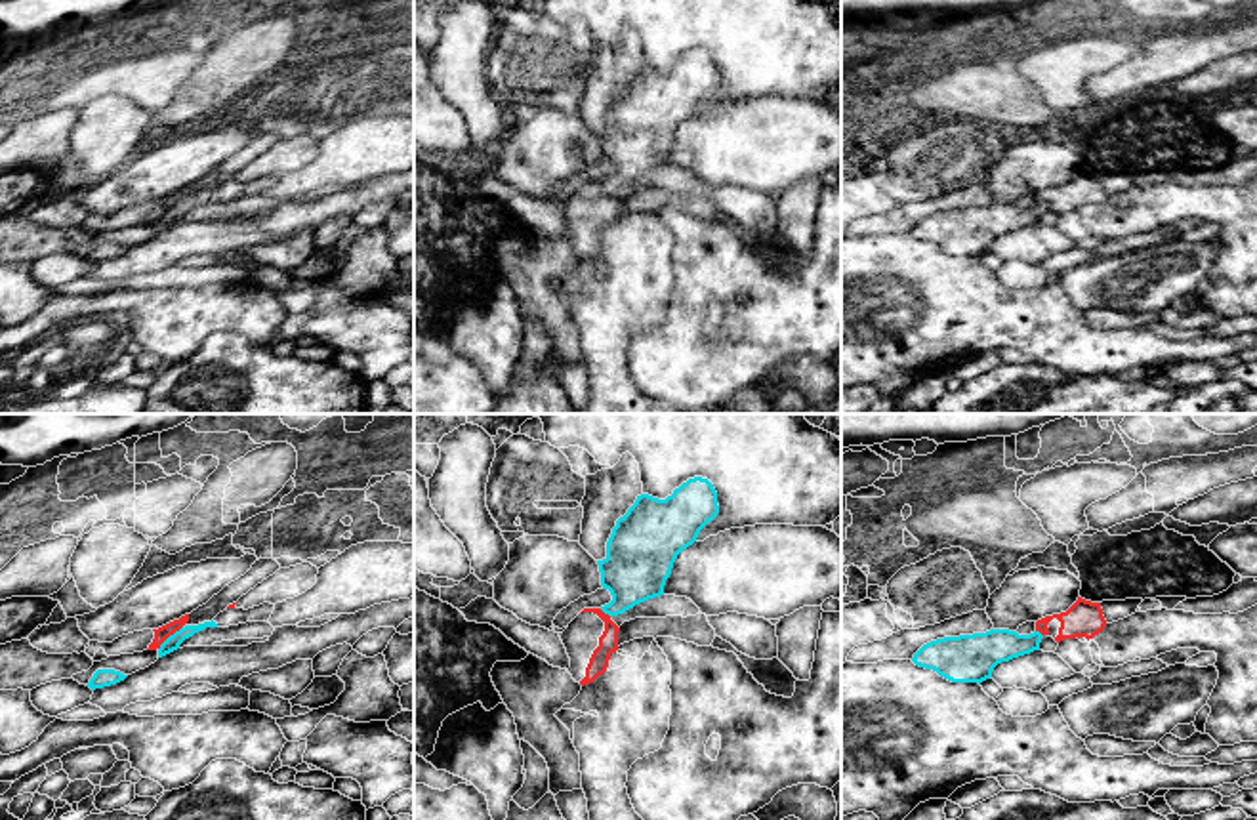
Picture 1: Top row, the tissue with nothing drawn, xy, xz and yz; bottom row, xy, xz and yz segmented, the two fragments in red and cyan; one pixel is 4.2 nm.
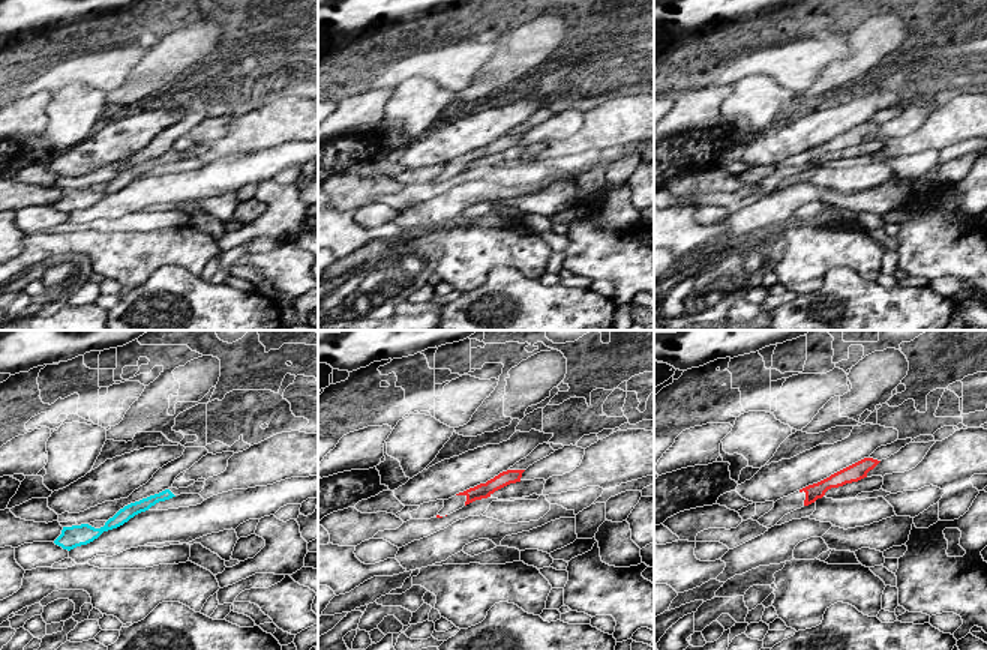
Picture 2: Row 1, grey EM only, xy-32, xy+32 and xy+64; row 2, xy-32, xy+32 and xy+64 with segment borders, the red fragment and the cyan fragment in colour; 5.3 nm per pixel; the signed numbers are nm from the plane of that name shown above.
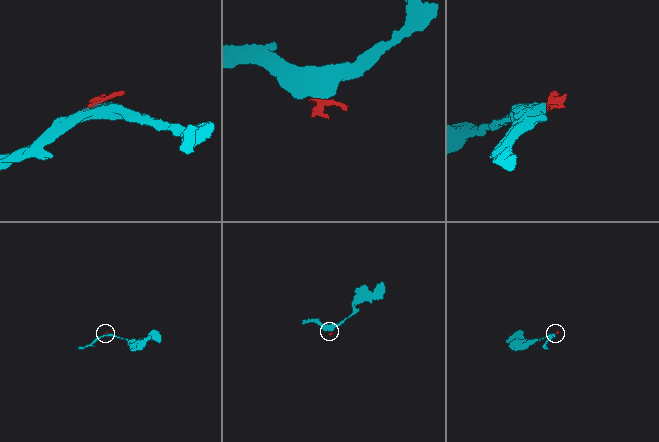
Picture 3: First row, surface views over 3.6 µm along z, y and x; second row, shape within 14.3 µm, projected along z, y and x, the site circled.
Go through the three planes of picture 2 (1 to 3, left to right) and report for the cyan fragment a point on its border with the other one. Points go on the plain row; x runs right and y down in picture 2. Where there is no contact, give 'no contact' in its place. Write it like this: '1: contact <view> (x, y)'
1: no contact
2: no contact
3: no contact

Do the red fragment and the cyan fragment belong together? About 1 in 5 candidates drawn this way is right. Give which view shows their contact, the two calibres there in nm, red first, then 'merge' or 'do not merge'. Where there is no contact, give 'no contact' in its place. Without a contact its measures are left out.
contact in xy; calibres 60 and 70 nm; do not merge

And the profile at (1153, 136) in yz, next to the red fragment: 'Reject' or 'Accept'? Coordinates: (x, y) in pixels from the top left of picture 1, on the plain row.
Reject

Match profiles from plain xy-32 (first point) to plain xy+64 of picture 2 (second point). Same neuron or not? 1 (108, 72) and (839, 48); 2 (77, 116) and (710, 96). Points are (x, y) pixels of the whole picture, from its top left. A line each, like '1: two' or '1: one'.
1: one
2: two

